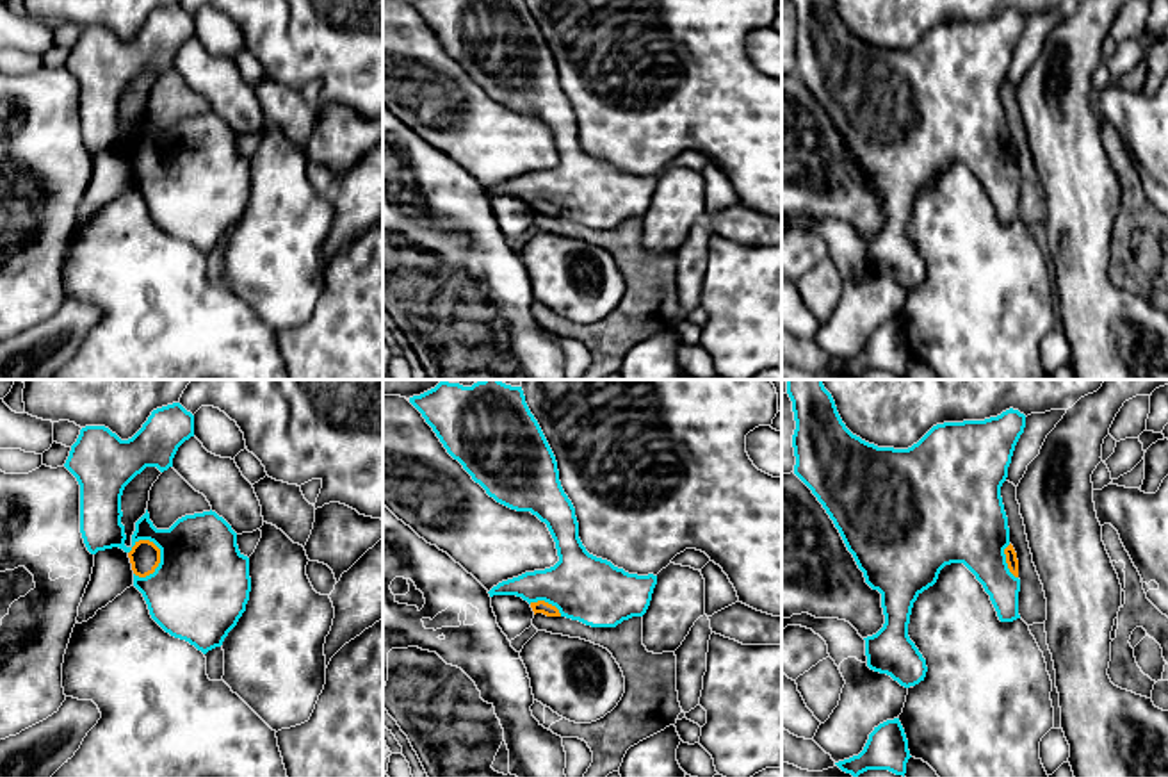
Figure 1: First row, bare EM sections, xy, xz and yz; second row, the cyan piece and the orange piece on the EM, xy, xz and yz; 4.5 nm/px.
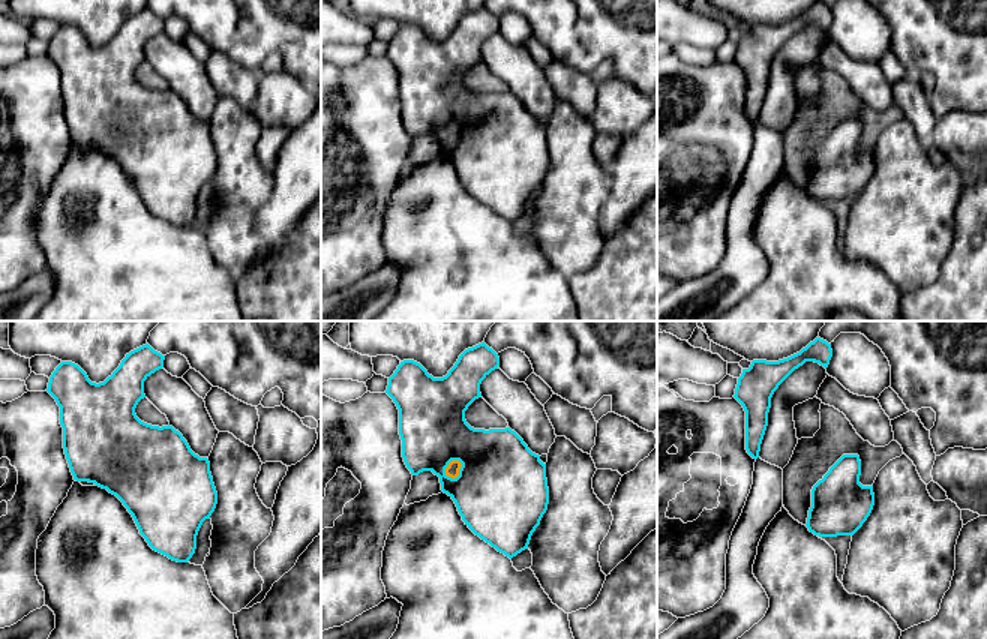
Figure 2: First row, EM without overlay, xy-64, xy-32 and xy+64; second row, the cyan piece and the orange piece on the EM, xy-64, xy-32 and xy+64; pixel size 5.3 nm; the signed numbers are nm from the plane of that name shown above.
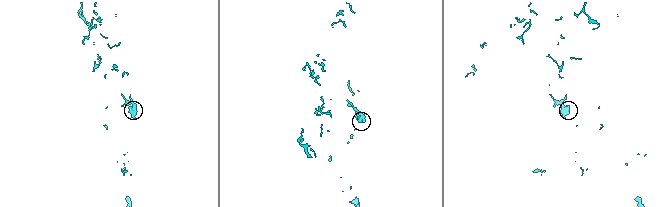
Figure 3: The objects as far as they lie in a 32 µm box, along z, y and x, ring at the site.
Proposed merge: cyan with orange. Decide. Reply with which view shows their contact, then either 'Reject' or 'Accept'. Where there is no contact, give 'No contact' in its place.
Touches cyan in xy. Accept

